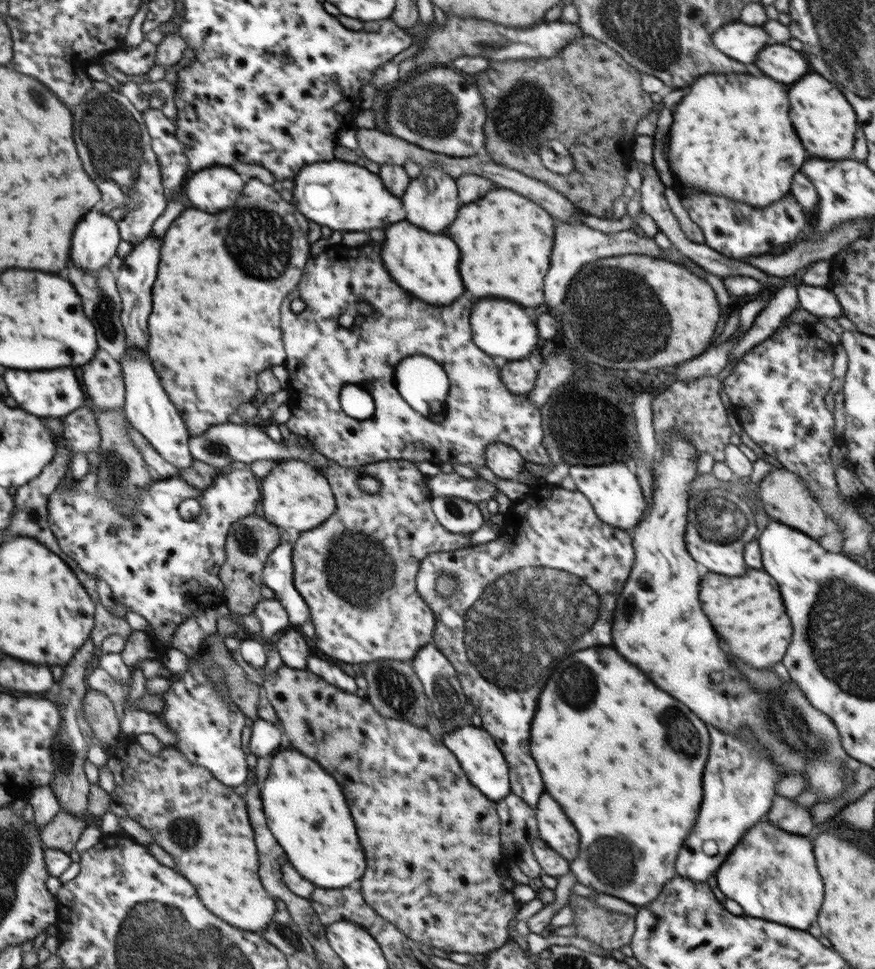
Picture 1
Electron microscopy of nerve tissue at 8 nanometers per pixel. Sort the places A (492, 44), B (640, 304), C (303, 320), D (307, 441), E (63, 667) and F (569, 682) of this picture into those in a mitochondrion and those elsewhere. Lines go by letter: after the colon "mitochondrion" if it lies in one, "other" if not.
A: mitochondrion
B: mitochondrion
C: other
D: other
E: other
F: mitochondrion

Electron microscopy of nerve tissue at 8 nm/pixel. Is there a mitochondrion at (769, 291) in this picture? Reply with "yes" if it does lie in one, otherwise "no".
no

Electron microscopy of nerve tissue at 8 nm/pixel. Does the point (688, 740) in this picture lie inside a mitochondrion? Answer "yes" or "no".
yes

